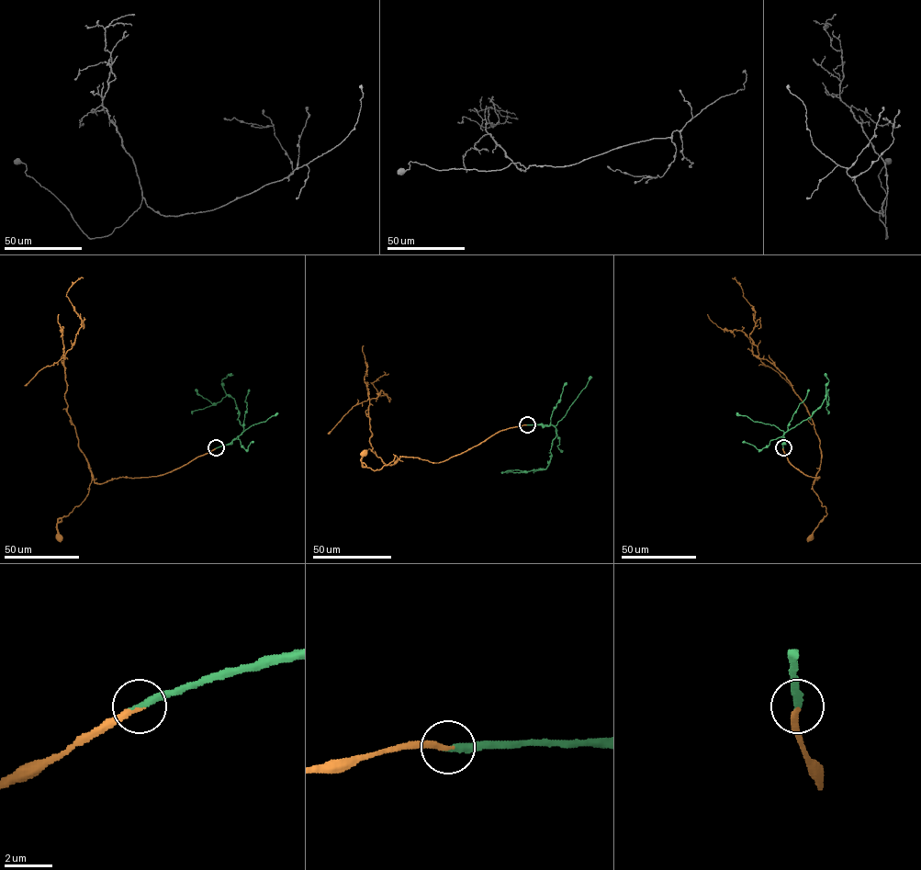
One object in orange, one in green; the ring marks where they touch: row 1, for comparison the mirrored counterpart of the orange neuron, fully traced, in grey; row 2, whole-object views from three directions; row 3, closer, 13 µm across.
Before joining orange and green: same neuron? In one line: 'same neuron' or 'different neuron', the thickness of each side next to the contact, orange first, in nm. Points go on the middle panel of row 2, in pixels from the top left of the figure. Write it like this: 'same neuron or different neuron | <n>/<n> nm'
same neuron | 240/320 nm

